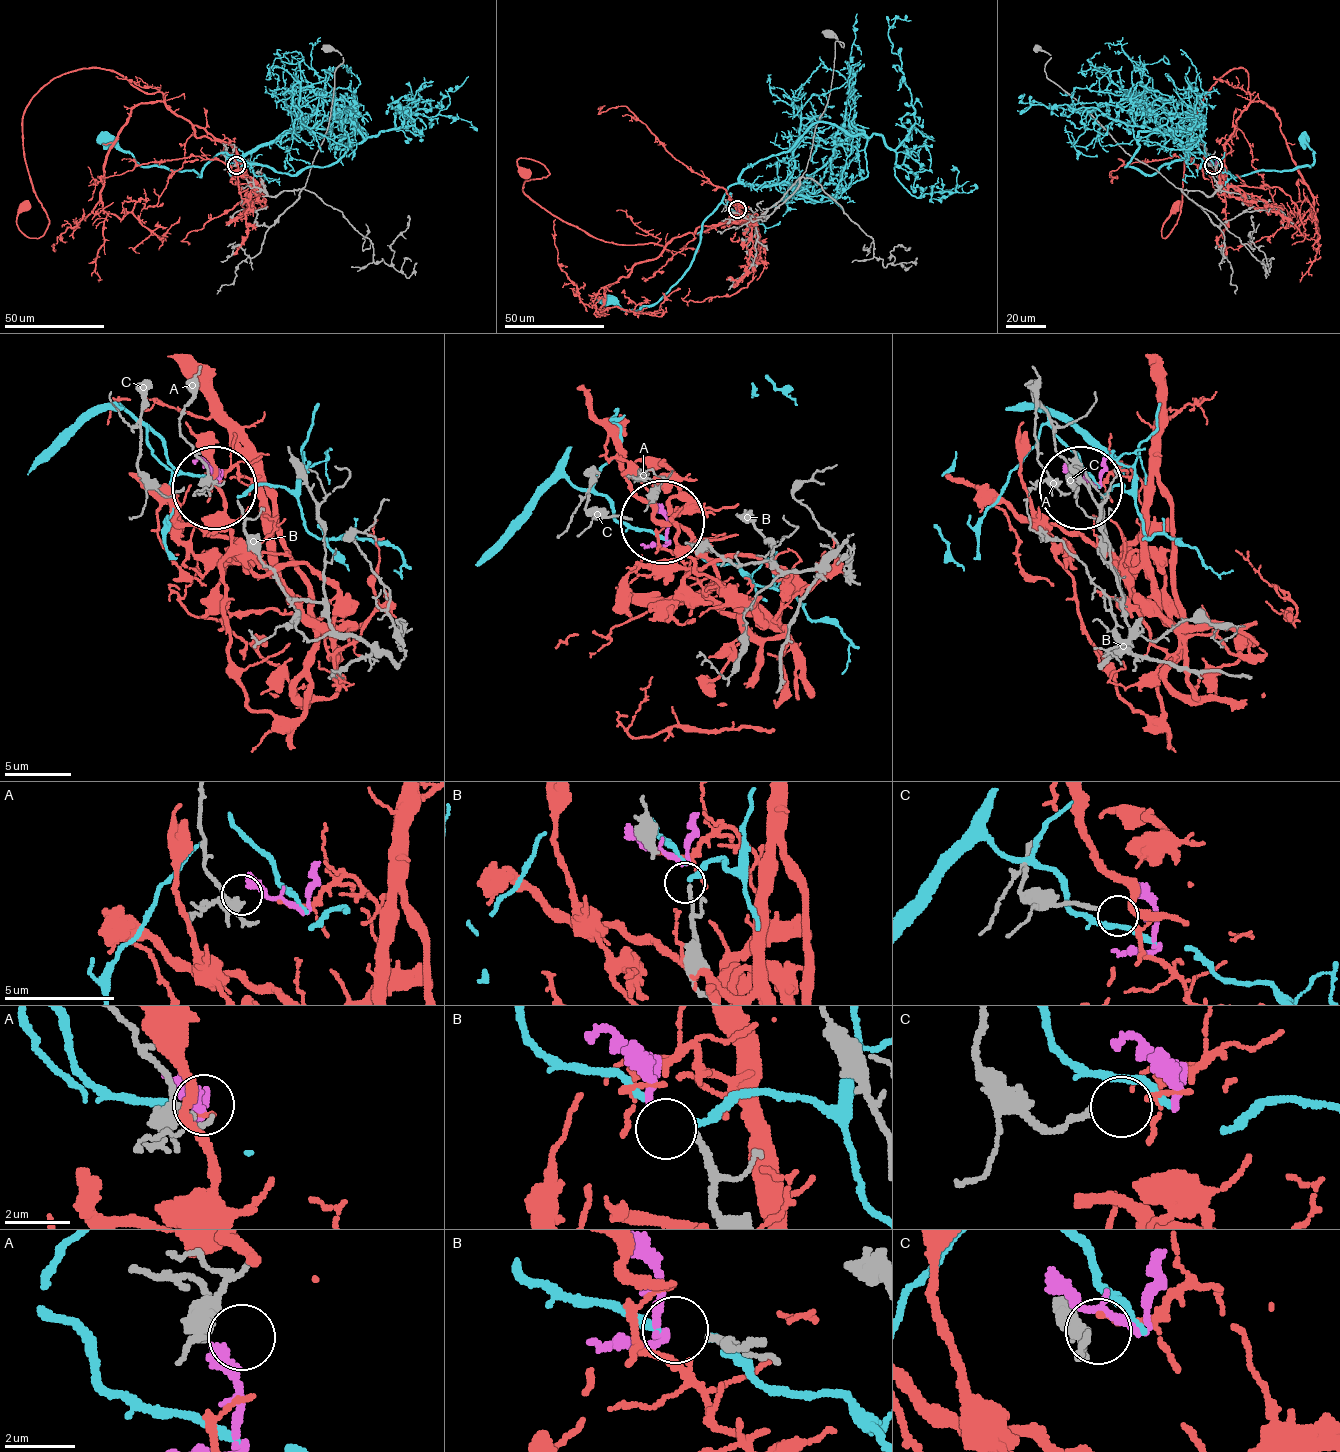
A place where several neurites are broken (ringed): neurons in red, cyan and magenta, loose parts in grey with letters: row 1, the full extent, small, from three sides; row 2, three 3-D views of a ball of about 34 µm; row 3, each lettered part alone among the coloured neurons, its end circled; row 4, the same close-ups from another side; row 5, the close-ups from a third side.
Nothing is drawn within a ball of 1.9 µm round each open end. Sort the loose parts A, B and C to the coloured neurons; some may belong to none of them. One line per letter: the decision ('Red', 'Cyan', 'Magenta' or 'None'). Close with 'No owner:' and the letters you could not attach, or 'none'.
A: None
B: Magenta
C: Red
No owner: A

